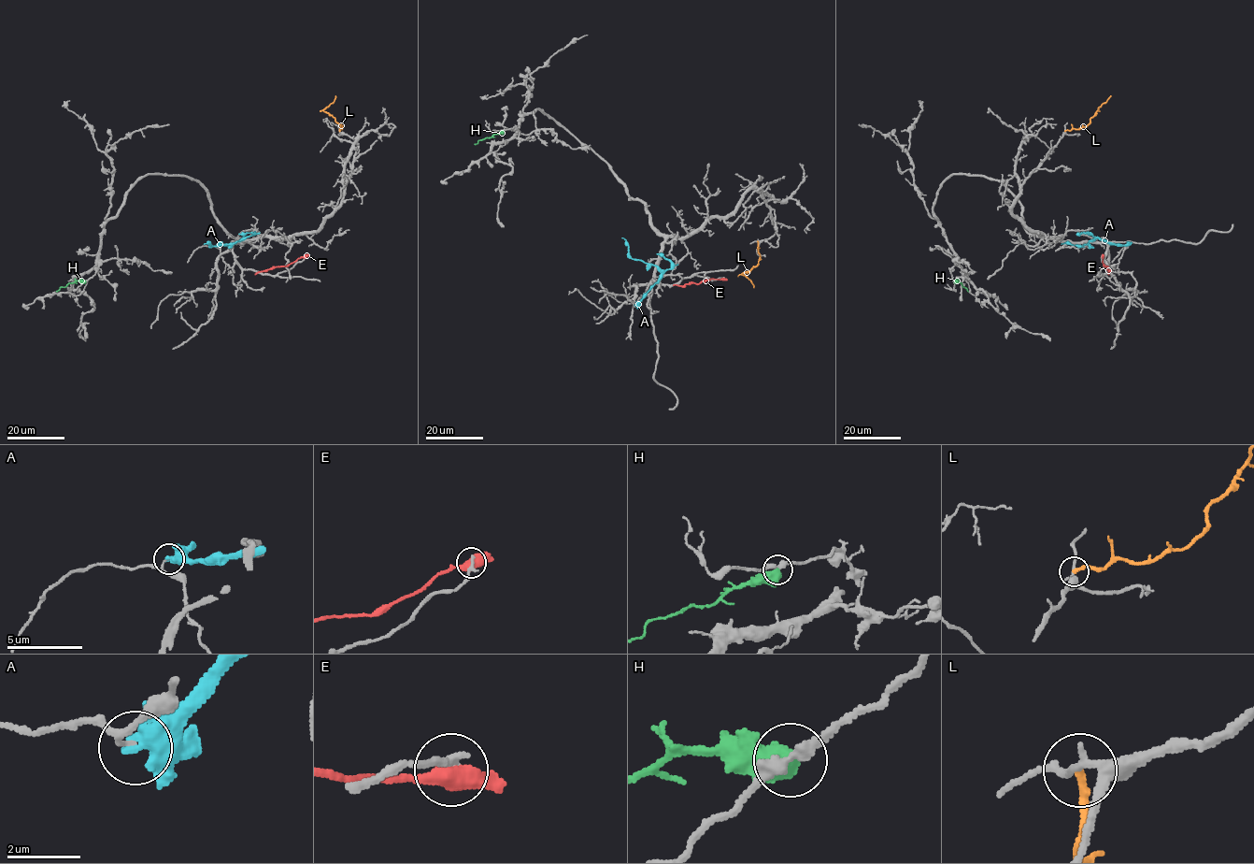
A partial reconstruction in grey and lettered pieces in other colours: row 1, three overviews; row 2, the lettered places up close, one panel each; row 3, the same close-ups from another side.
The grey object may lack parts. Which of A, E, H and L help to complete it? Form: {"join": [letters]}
{"join": []}

